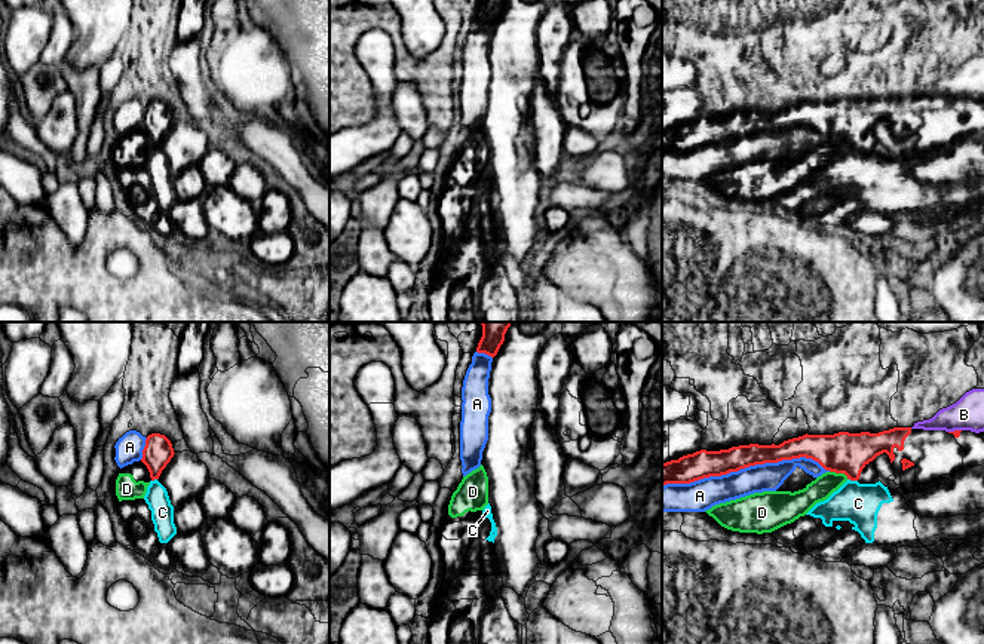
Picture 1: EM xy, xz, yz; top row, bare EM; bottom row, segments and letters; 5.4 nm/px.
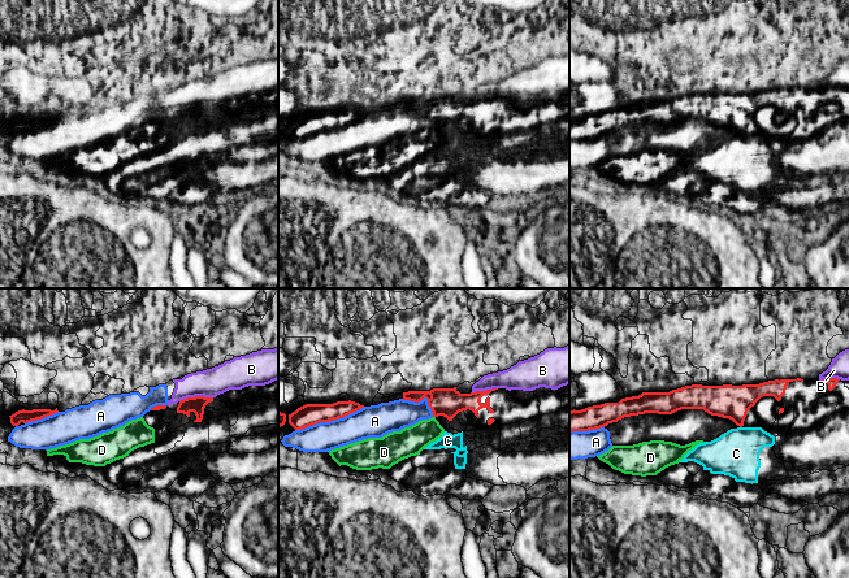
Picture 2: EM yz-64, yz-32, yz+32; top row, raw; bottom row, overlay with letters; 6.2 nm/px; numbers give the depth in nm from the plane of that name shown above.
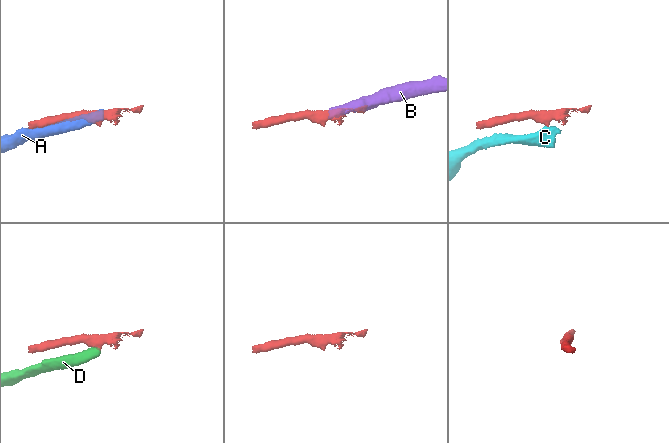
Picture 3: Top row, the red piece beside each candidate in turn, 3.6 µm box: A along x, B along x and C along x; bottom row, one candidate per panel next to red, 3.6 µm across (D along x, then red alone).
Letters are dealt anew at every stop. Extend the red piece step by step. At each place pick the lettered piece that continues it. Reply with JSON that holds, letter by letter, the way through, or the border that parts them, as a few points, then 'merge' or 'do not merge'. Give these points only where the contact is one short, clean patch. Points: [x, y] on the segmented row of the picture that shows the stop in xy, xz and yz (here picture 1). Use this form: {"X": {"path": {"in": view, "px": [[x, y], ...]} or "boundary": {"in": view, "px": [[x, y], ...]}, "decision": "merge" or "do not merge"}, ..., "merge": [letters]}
{"A": {"decision": "do not merge"}, "B": {"decision": "do not merge"}, "C": {"boundary": {"in": "yz", "px": [[848, 478], [857, 481]]}, "decision": "do not merge"}, "D": {"boundary": {"in": "yz", "px": [[830, 471], [840, 472], [848, 478]]}, "decision": "do not merge"}, "merge": []}

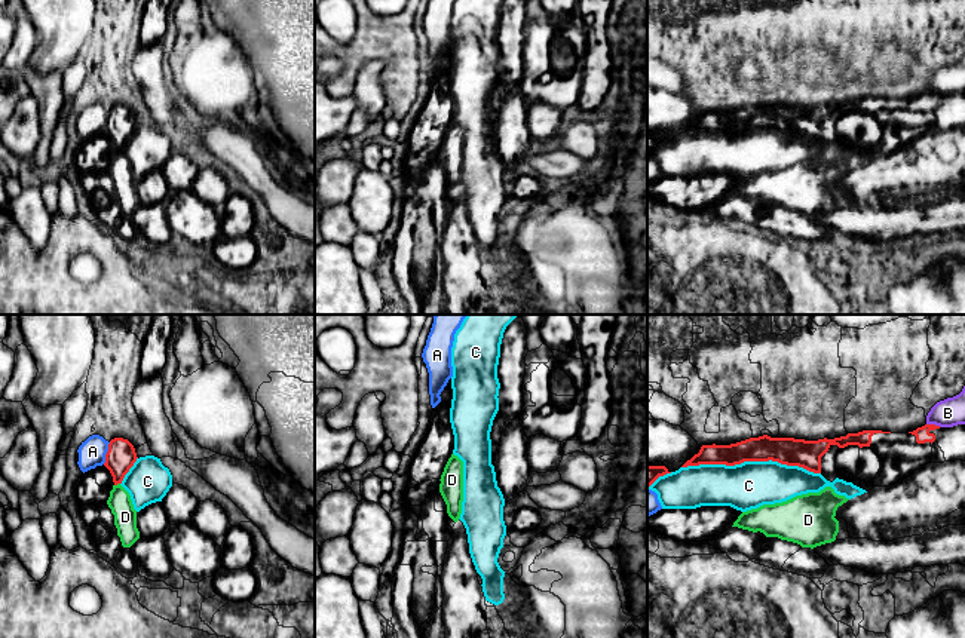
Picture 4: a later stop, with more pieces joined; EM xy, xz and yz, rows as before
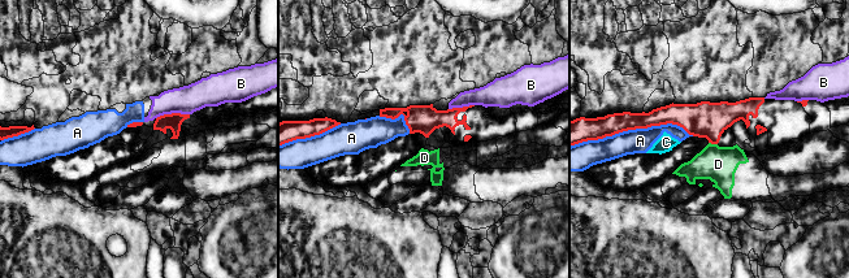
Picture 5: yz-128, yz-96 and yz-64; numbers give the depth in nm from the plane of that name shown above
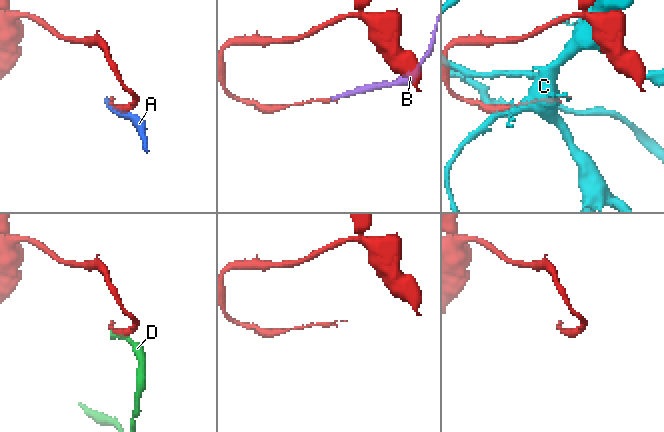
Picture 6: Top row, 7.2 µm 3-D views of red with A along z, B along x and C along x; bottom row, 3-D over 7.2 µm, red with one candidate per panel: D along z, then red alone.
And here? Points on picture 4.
{"A": {"decision": "do not merge"}, "B": {"decision": "do not merge"}, "C": {"decision": "do not merge"}, "D": {"boundary": {"in": "xy", "px": [[119, 482], [115, 485]]}, "decision": "do not merge"}, "merge": []}

